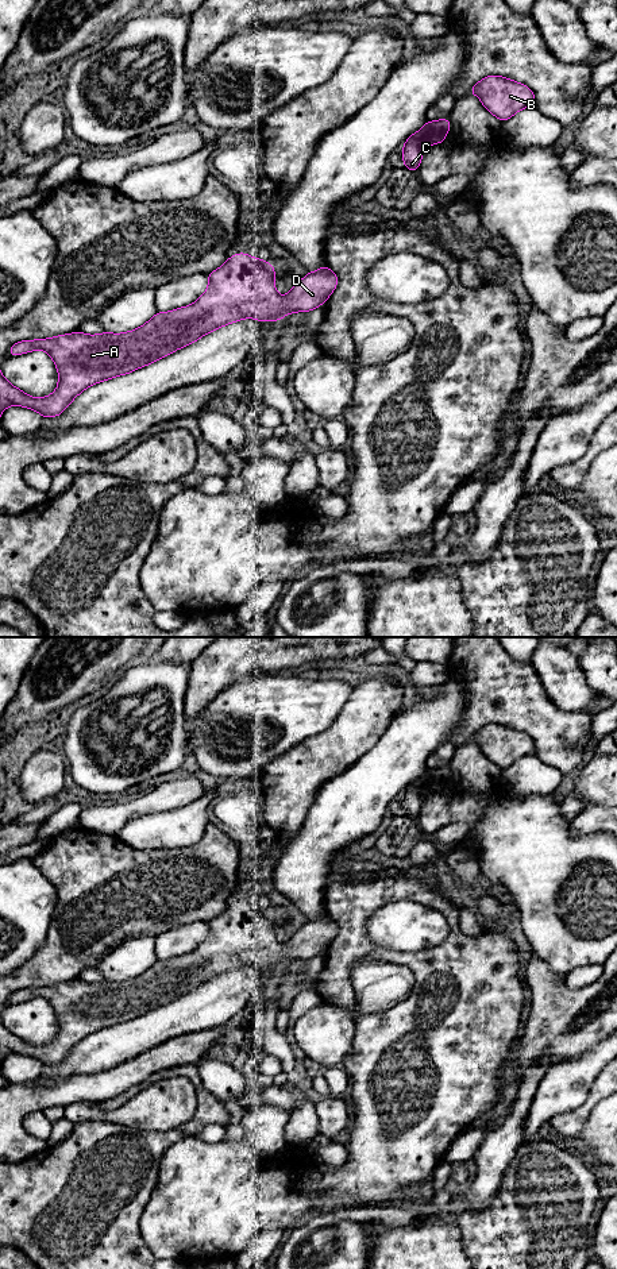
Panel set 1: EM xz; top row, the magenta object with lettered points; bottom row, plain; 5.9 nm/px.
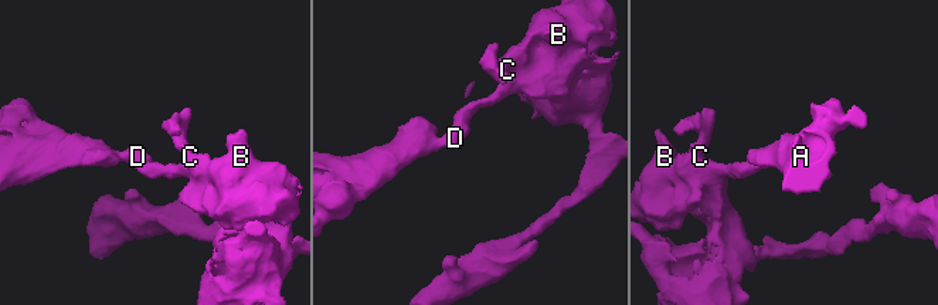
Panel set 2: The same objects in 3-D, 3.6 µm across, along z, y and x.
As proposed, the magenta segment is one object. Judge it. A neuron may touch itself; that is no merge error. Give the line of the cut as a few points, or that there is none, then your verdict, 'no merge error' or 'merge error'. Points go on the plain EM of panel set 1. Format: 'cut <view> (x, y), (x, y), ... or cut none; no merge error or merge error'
cut none; no merge error

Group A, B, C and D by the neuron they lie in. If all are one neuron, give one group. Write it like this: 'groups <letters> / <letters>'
groups A B C D

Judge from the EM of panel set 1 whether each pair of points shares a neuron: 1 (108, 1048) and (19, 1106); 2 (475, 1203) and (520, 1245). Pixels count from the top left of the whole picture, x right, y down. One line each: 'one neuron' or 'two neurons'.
1: two neurons
2: two neurons

